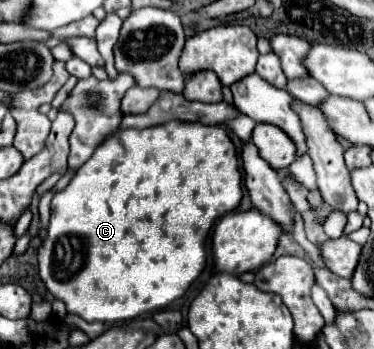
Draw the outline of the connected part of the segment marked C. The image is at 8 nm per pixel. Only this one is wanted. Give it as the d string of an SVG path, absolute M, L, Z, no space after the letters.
M161 124L161 128L145 128L145 130L125 130L117 136L107 138L103 144L97 146L97 152L75 172L73 180L55 194L51 202L51 220L47 228L47 236L37 250L39 258L39 276L45 282L47 290L61 302L65 302L67 312L81 316L87 322L105 322L117 324L125 320L133 320L141 314L155 312L171 304L173 300L181 298L187 288L197 280L207 264L207 236L215 224L215 220L231 210L235 210L241 202L241 170L237 150L227 136L227 132L219 126L201 126L201 124Z

